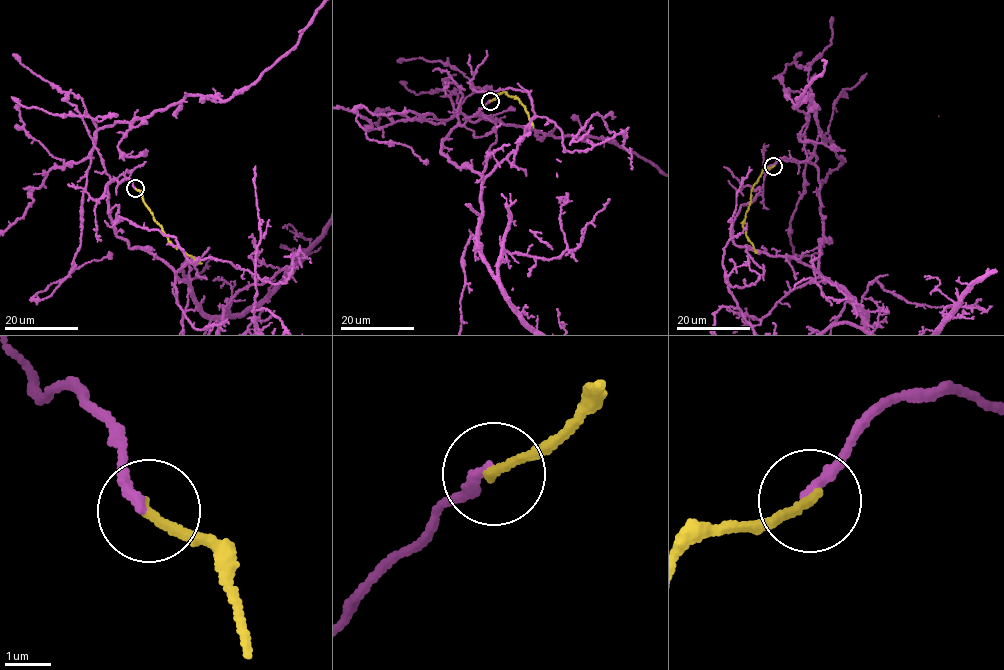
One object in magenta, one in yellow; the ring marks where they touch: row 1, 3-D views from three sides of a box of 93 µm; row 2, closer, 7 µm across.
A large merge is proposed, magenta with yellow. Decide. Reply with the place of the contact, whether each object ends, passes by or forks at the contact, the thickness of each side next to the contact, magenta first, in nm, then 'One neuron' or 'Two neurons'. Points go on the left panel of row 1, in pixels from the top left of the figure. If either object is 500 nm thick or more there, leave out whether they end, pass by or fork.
Place: (135, 188). At the ring magenta ends. At the ring yellow ends. Thickness 200 nm (magenta) against 200 nm. Two neurons

